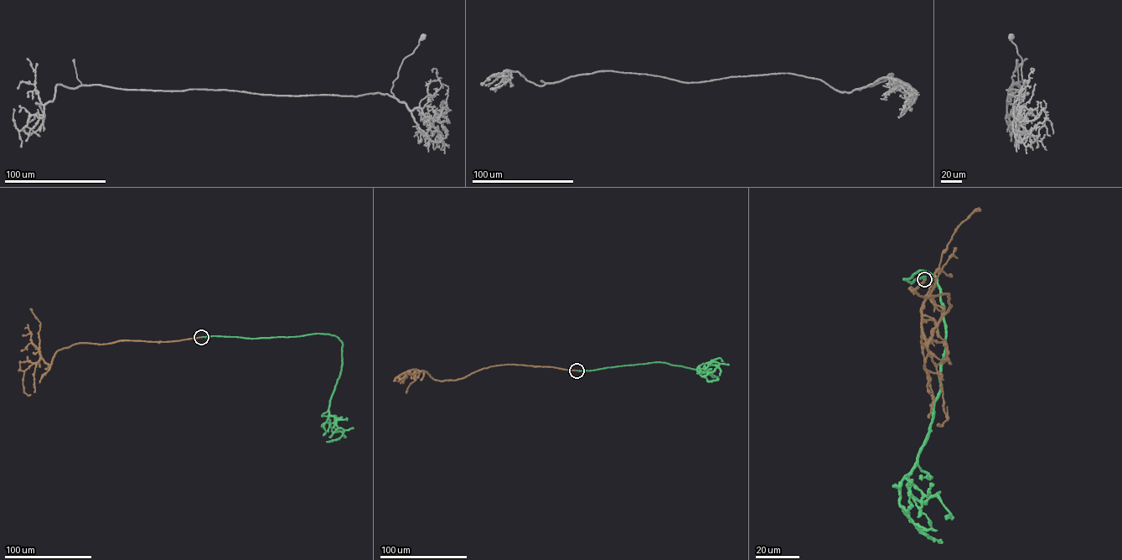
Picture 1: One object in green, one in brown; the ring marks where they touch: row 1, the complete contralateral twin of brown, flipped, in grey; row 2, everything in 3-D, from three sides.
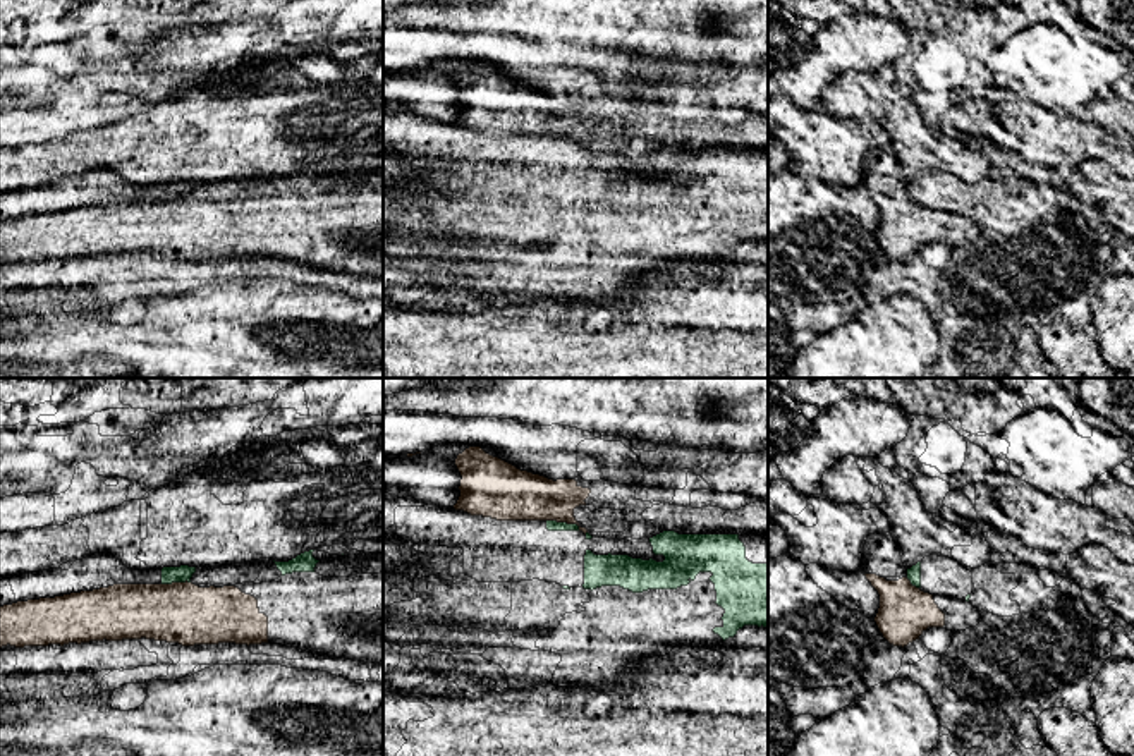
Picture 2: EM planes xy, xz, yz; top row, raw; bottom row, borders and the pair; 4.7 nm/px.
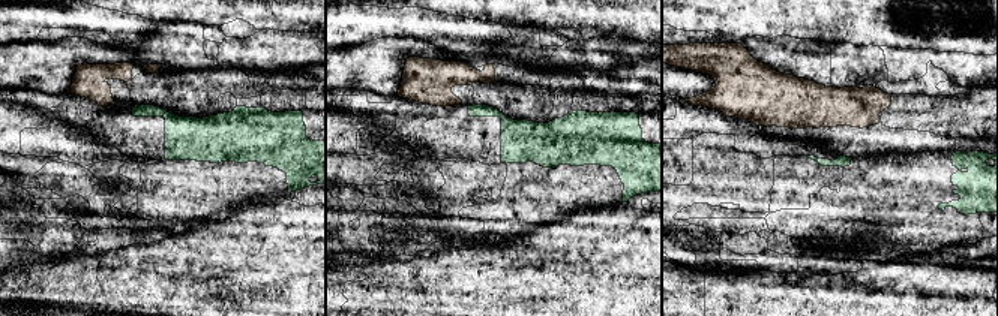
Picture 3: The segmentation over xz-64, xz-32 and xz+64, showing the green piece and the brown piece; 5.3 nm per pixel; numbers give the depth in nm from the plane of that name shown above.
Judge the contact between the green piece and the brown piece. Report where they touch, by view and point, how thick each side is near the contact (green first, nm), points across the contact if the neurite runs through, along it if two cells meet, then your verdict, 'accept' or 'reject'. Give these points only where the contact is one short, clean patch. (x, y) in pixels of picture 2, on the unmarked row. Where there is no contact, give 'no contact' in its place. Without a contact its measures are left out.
contact xz (564, 138); calibres 50 and 240 nm; border xz (547, 134), (573, 138), (579, 145); reject

